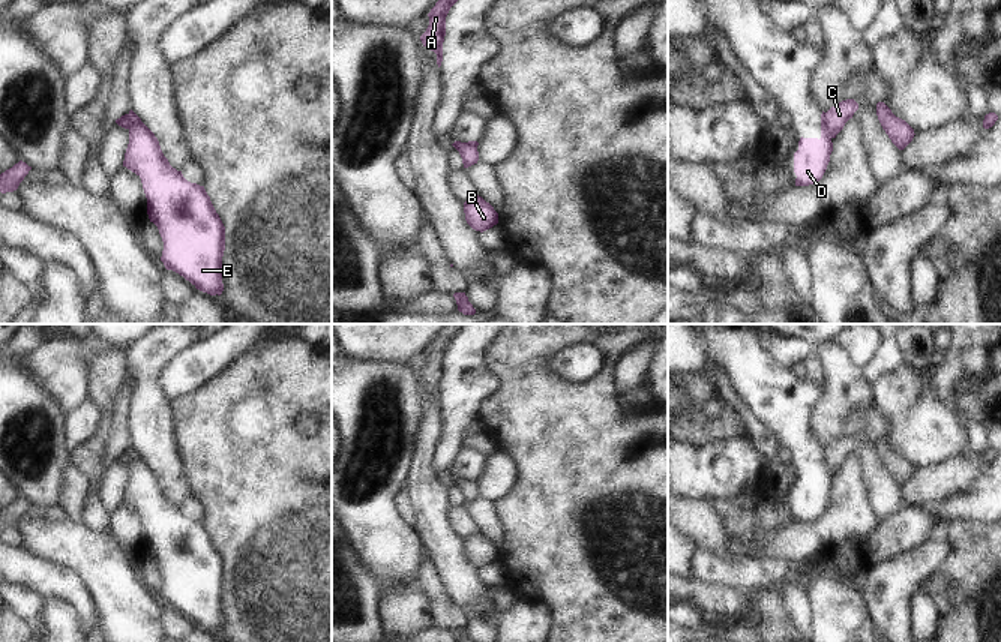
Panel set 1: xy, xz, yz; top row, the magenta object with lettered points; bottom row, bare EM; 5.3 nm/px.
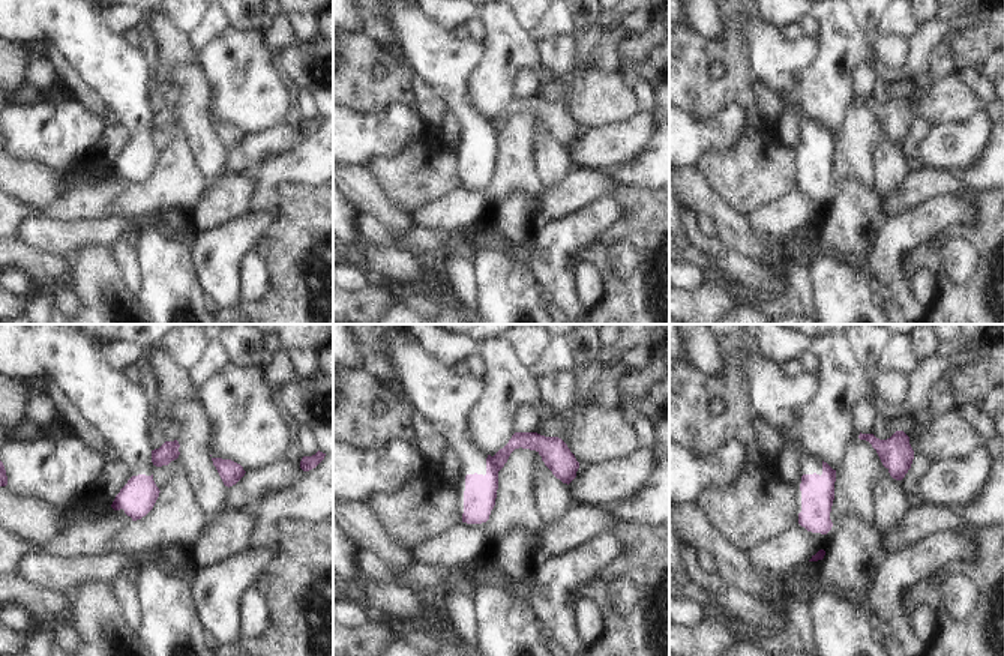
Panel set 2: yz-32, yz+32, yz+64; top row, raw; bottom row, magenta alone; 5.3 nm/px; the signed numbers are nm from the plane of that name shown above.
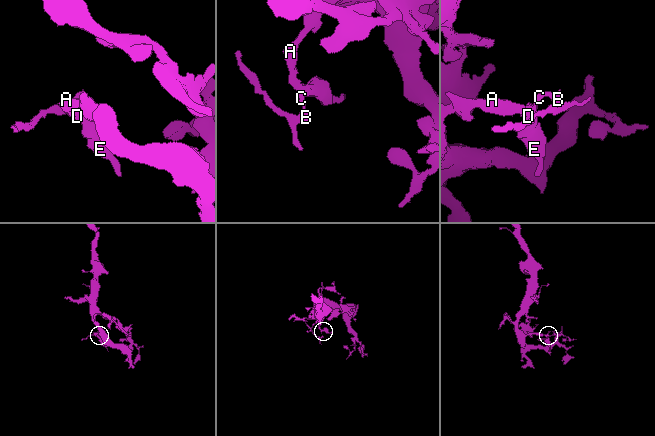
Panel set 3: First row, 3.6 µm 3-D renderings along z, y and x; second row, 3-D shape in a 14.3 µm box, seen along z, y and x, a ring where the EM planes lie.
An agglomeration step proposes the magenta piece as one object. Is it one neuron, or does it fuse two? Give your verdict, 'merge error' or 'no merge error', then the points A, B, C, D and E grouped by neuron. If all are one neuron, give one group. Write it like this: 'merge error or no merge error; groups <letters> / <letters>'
merge error; groups A D E / B C

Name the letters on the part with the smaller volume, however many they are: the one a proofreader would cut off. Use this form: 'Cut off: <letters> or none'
Cut off: B, C

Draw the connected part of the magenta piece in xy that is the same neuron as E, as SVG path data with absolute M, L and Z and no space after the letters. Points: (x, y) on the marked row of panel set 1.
M131 110L137 123L129 129L129 144L123 166L135 172L143 183L147 198L147 214L164 242L161 261L167 270L173 270L189 280L197 290L210 296L221 296L222 256L225 250L225 226L216 213L204 186L188 182L182 171L173 168L164 156L155 134Z

